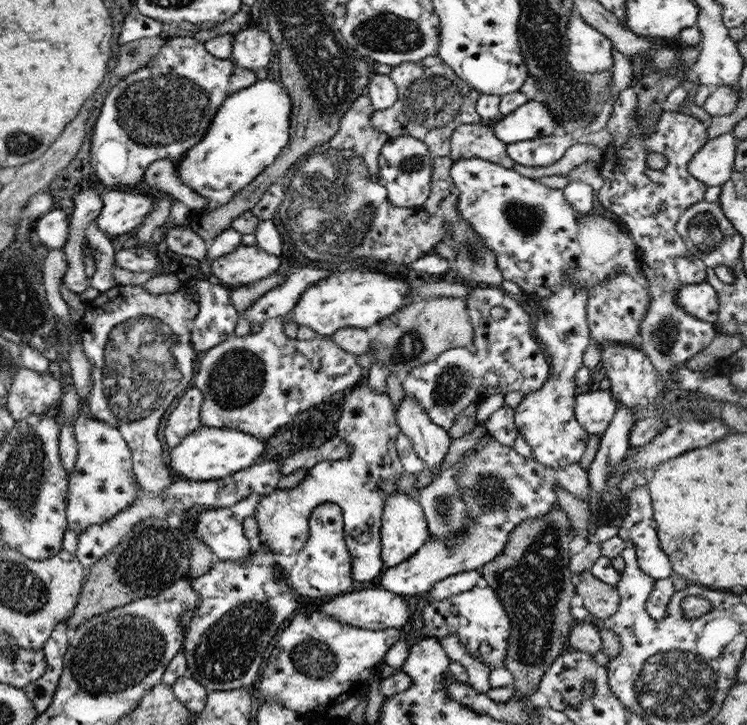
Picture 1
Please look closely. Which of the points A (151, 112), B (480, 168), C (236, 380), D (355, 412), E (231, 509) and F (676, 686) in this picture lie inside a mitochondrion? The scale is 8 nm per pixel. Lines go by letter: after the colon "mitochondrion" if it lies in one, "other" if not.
A: mitochondrion
B: other
C: mitochondrion
D: other
E: other
F: mitochondrion

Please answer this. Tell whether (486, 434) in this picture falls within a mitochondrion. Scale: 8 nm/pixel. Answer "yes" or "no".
no

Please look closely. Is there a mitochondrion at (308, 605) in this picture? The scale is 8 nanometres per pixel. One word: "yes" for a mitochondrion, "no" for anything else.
no

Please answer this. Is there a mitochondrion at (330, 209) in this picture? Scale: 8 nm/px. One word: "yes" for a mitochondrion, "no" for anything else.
yes

